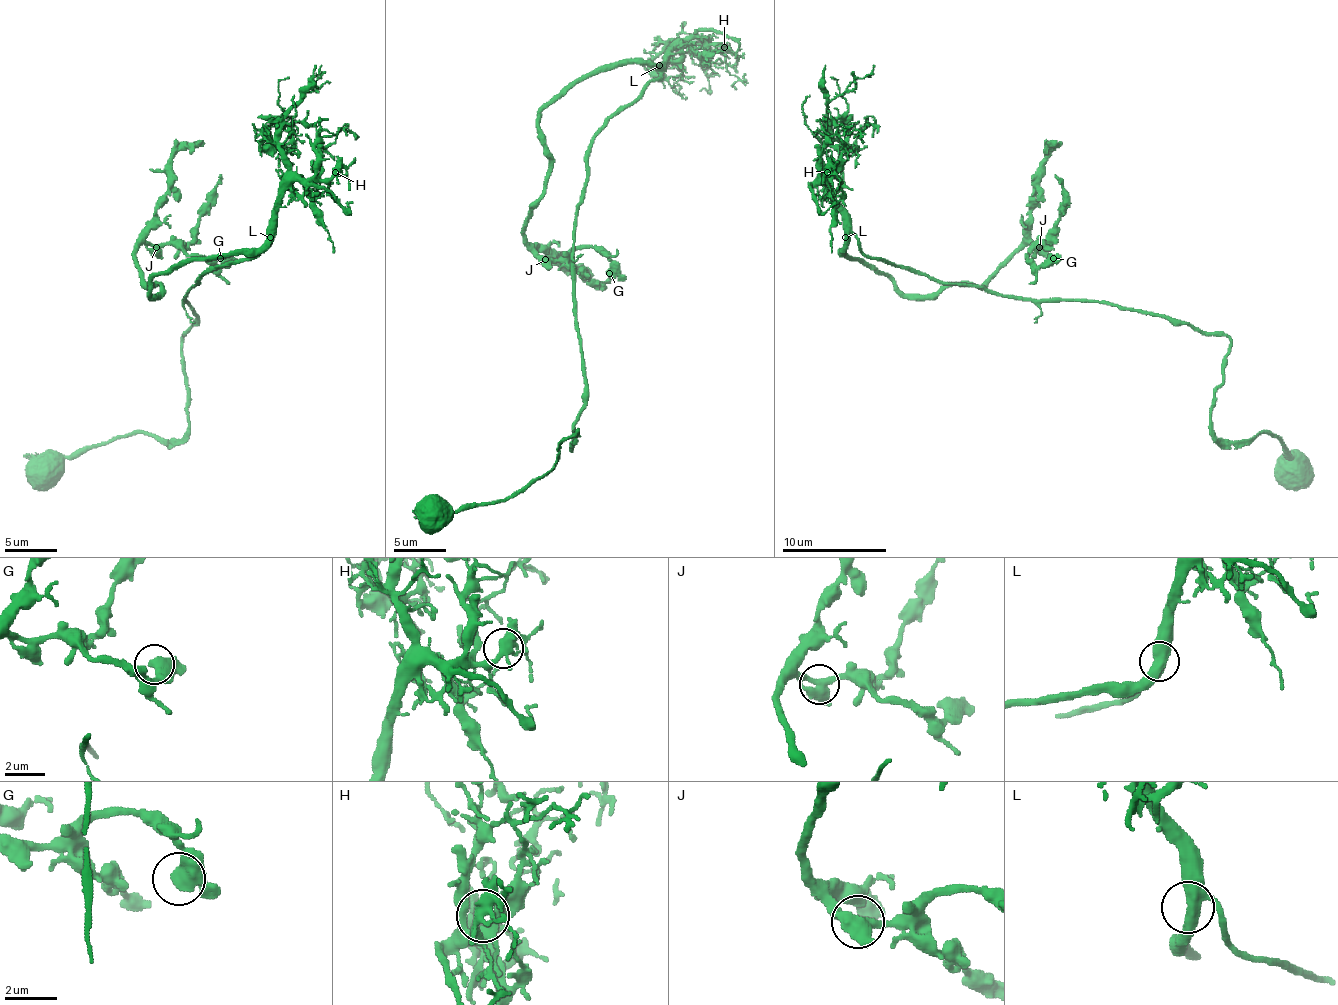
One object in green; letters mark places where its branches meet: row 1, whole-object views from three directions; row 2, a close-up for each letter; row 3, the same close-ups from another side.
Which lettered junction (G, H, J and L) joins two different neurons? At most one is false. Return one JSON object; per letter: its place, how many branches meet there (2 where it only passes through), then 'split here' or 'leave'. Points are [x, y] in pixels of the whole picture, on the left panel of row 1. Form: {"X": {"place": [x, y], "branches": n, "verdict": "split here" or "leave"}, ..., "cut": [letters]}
{"G": {"place": [220, 258], "branches": 2, "verdict": "leave"}, "H": {"place": [335, 172], "branches": 3, "verdict": "leave"}, "J": {"place": [156, 247], "branches": 3, "verdict": "leave"}, "L": {"place": [270, 237], "branches": 3, "verdict": "leave"}, "cut": []}

